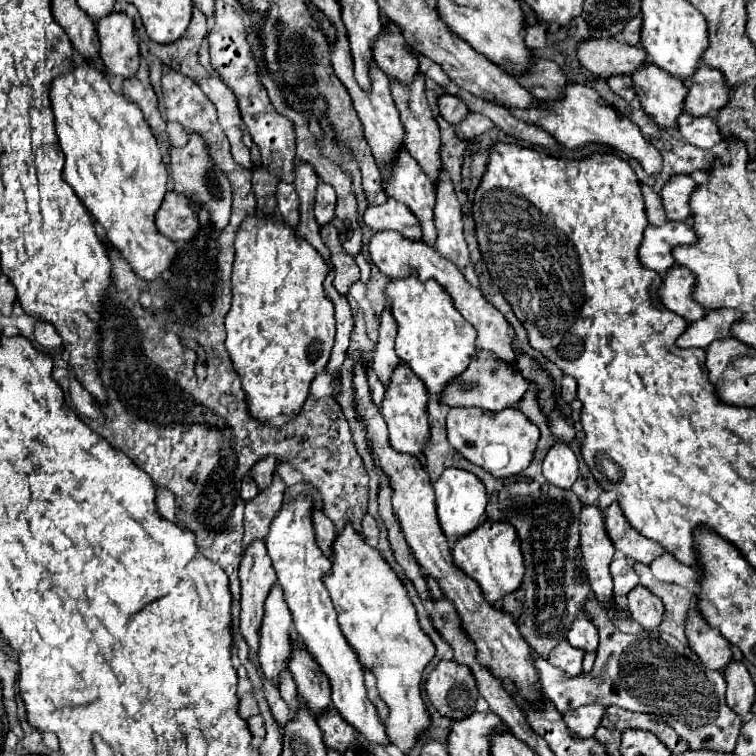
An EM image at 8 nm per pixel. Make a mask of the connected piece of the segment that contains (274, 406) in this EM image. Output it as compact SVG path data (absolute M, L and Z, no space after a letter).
M263 216L247 218L243 222L235 240L235 252L233 304L225 318L225 348L229 352L233 370L241 378L243 392L247 394L249 414L263 424L281 428L293 420L293 414L299 412L309 396L313 378L329 364L335 342L333 302L323 292L323 280L329 272L329 266L311 244L295 238L295 230L283 222Z

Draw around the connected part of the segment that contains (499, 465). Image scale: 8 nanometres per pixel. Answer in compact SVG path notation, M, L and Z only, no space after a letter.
M451 408L447 414L447 438L449 444L473 464L485 468L497 478L513 476L525 470L539 440L539 428L519 408L505 408L491 412L483 408Z

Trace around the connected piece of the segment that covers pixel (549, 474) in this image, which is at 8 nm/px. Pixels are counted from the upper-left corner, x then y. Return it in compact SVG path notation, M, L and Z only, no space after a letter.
M555 442L545 460L543 460L543 476L549 484L559 488L569 488L577 478L577 456L565 442Z

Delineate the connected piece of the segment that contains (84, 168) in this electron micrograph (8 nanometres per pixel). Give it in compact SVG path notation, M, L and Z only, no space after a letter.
M87 60L77 62L71 72L53 78L49 86L49 98L55 116L59 146L65 154L63 178L69 186L73 186L75 194L81 198L81 202L97 220L97 224L101 224L107 240L119 252L123 252L131 268L135 268L135 272L145 280L159 278L163 272L169 270L169 264L177 254L177 248L153 224L153 216L167 192L167 170L161 162L157 140L151 132L151 126L143 118L141 108L127 100L123 94L113 92L105 74Z

